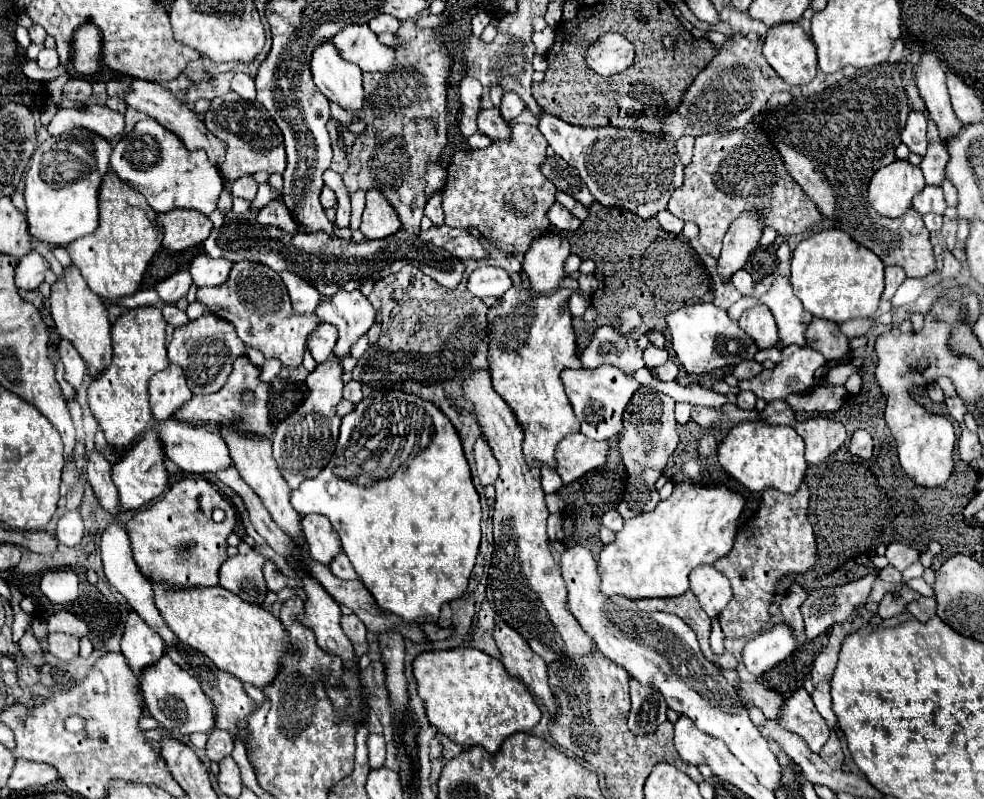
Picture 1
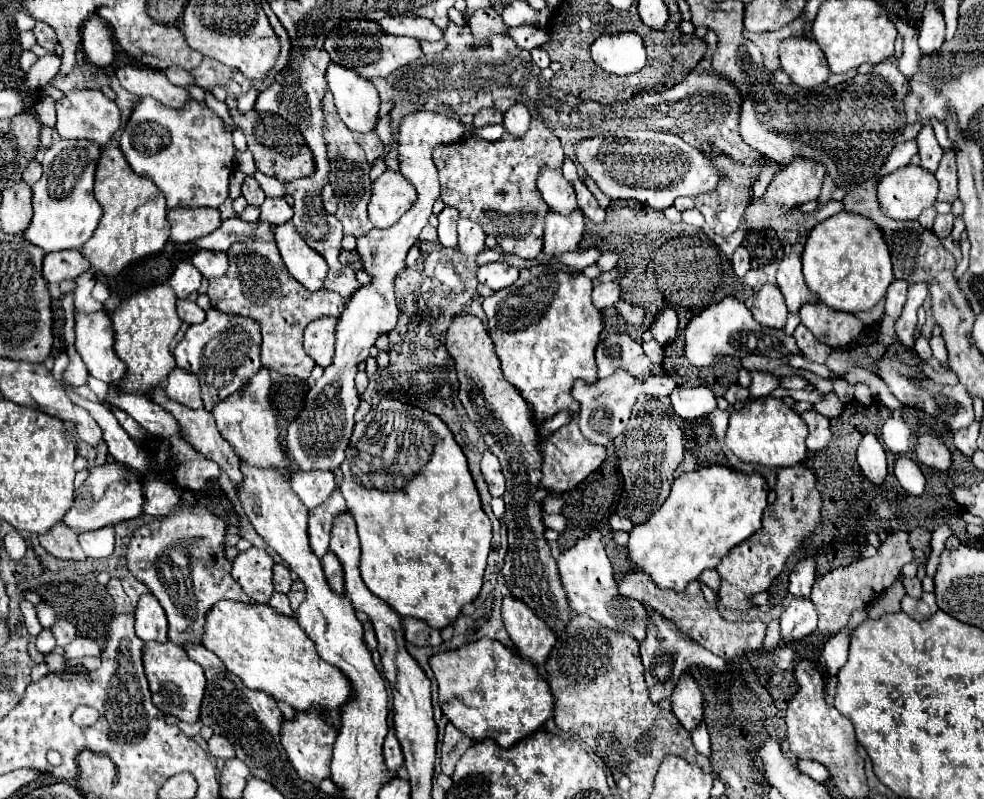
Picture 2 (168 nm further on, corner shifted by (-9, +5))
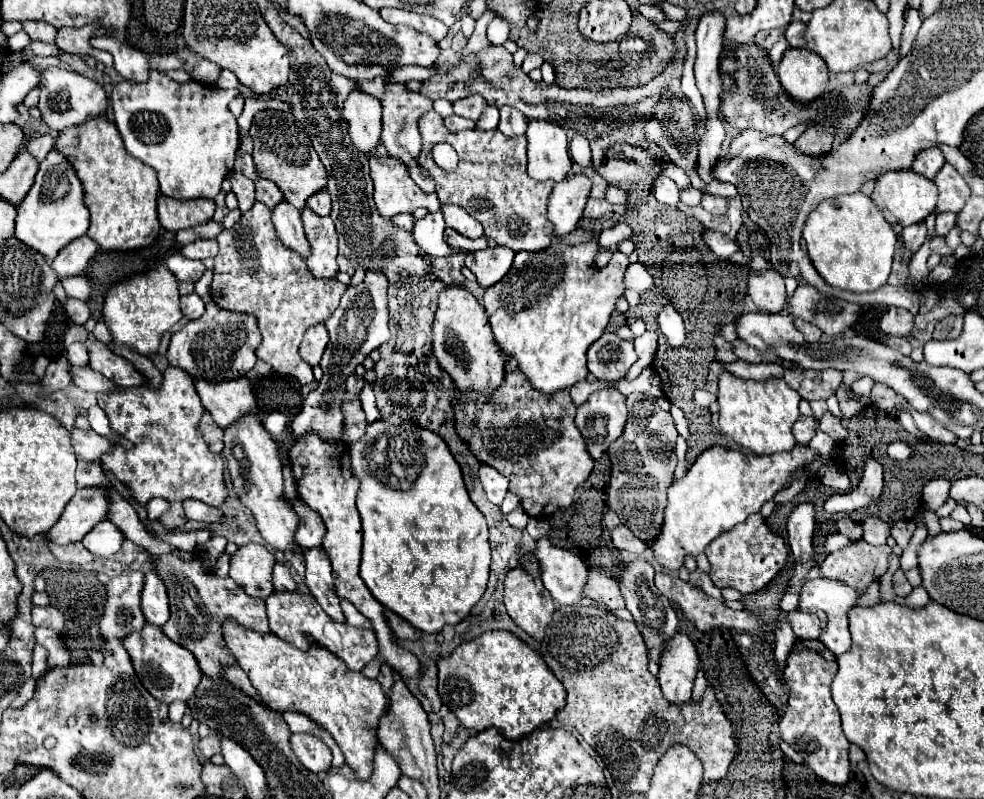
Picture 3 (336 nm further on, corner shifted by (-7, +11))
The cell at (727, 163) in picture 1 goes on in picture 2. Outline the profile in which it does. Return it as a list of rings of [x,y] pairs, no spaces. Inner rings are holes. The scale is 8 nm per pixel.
[[[716,154],[716,156],[710,156],[710,160],[722,172],[722,180],[718,182],[716,190],[712,190],[712,194],[698,194],[698,196],[692,196],[692,198],[676,198],[674,208],[680,210],[680,212],[690,210],[690,208],[700,210],[704,214],[704,218],[706,218],[706,224],[710,228],[714,228],[716,234],[726,238],[738,228],[738,224],[742,220],[742,214],[744,214],[744,210],[748,208],[748,202],[750,202],[750,190],[752,190],[754,182],[758,180],[762,168],[770,166],[772,162],[766,156],[760,156],[754,164],[744,164],[744,162],[734,160],[728,154]]]

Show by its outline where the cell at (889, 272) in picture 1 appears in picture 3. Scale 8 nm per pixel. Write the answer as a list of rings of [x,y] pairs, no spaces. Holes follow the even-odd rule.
[[[888,308],[880,320],[880,328],[888,336],[910,338],[910,332],[914,330],[914,316],[904,308]]]

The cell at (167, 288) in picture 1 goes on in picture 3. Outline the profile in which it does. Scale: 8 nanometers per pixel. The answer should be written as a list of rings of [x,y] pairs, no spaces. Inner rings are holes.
[[[172,254],[168,260],[166,260],[168,268],[174,272],[174,276],[180,280],[180,282],[198,282],[200,276],[206,272],[204,264],[198,262],[198,260],[188,260],[184,258],[182,254]]]

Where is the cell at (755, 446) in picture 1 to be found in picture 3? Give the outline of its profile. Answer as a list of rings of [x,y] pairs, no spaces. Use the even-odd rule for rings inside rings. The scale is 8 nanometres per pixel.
[[[730,372],[718,376],[718,406],[720,406],[720,428],[734,442],[754,454],[774,454],[788,452],[794,448],[796,440],[792,436],[792,426],[800,418],[798,412],[800,394],[792,390],[780,378],[768,378],[764,382],[744,380]]]

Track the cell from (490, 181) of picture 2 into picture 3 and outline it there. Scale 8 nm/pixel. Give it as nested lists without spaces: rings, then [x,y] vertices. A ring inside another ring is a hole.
[[[434,110],[426,112],[426,116],[418,120],[418,130],[422,136],[418,168],[424,168],[436,180],[436,194],[442,204],[462,206],[484,226],[486,238],[492,238],[498,246],[506,246],[514,252],[544,250],[554,240],[554,226],[546,216],[546,204],[554,184],[550,184],[550,180],[536,182],[528,176],[526,136],[506,138],[500,130],[482,132],[478,128],[454,134],[444,128],[442,116]],[[438,142],[448,142],[458,152],[456,170],[446,172],[434,164],[432,146]]]

